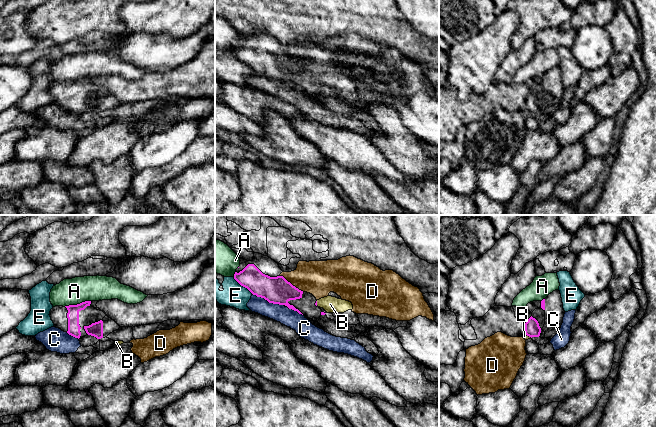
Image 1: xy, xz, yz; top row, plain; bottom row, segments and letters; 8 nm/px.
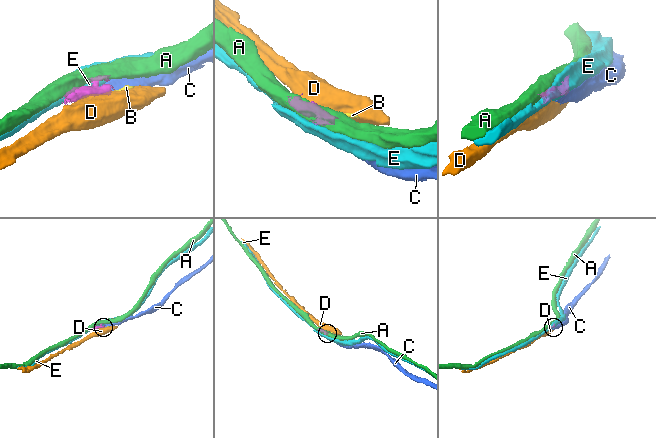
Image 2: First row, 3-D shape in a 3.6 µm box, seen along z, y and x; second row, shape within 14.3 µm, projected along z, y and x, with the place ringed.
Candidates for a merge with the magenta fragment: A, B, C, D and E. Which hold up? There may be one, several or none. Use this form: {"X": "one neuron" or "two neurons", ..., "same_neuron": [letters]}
{"A": "two neurons", "B": "two neurons", "C": "two neurons", "D": "two neurons", "E": "two neurons", "same_neuron": []}

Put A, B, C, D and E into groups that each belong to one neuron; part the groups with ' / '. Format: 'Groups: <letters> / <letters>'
Groups: A / B D / C / E

